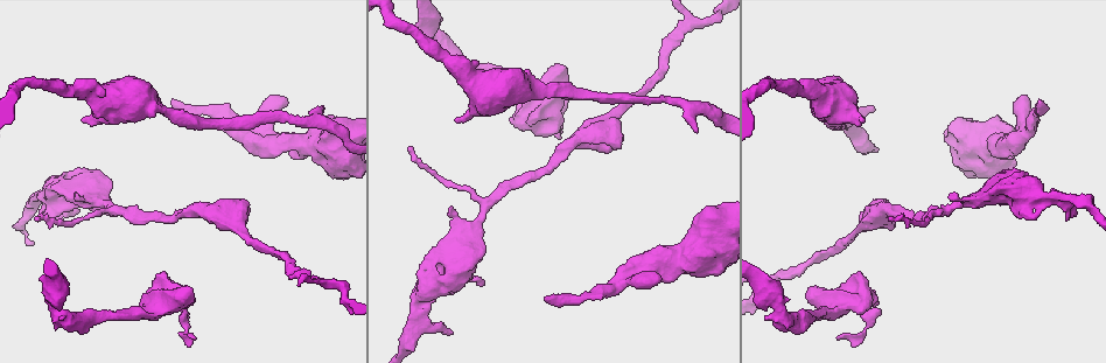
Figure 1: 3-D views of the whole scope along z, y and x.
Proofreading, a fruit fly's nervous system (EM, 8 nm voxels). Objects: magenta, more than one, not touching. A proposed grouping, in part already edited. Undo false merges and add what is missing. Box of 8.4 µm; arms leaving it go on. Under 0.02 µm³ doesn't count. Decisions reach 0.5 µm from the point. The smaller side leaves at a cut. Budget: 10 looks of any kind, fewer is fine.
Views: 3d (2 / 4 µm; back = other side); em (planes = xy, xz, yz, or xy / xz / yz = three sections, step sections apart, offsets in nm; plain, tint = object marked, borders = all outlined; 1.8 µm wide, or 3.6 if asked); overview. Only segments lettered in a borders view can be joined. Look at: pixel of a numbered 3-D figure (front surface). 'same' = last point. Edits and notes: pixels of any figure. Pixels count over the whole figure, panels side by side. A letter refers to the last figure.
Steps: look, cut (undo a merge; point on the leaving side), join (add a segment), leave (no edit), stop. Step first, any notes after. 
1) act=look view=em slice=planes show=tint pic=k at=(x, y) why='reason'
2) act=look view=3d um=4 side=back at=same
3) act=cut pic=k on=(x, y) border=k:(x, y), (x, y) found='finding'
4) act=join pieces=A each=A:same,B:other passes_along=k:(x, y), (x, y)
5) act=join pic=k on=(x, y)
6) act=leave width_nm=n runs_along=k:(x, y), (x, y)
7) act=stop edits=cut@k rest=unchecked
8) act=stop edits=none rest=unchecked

act=look view=em um=3.6 slice=planes show=borders pic=1 at=(1044, 104) why='an open end'

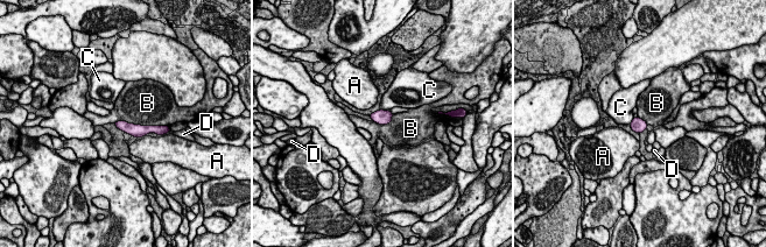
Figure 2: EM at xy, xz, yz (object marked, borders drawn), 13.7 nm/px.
act=leave width_nm=160 each=A:other,B:other,C:other,D:other runs_along=2:(119, 124), (132, 129), (154, 129) found='none of them fits'

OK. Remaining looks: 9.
act=look view=3d um=4 pic=1 at=(228, 214) why='branch point'

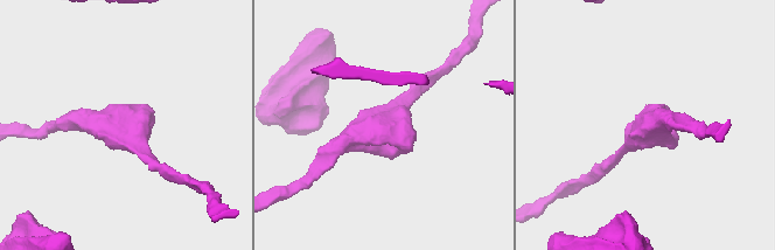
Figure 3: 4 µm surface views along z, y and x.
act=look view=em slice=planes show=tint pic=3 at=(642, 128)

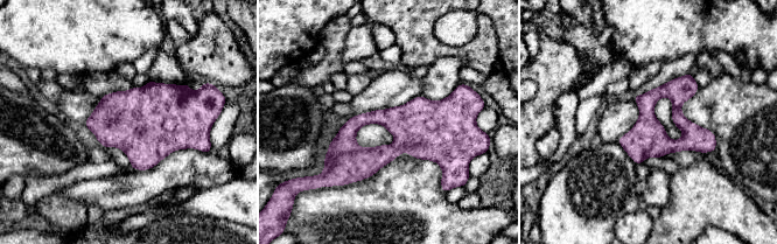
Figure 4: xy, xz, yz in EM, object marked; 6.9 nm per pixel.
act=look view=em slice=planes show=borders at=same why='see the neighbours'

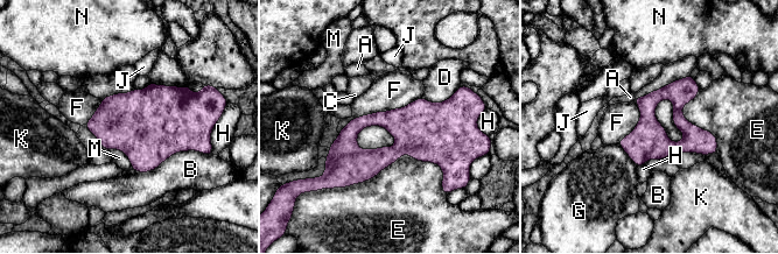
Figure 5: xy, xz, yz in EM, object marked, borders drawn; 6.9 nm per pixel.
act=leave width_nm=260 each=A:other,B:other,C:other,D:other,E:other,F:other,G:other,H:other,J:other,K:other,M:other,N:other border=5:(420, 97), (352, 118), (338, 132) found='continuous, no second neuron'

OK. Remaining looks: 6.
act=look view=em slice=planes show=borders pic=1 at=(114, 121) why='branch stops here'

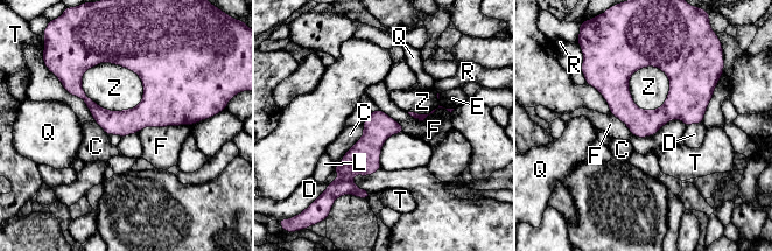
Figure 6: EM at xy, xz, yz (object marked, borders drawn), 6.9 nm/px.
act=leave longest_contact=Z:460nm each=C:other,D:other,E:other,F:other,L:other,Q:other,R:other,T:other,Z:other runs_along=6:(380, 113), (349, 168), (359, 194) found='no lettered segment goes on from it'

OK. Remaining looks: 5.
act=look view=em slice=planes show=borders pic=1 at=(982, 174) why='thick end'

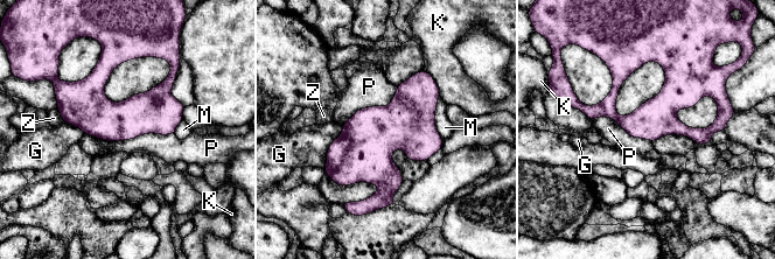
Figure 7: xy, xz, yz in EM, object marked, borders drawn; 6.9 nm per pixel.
act=leave each=G:other,K:other,M:other,P:other,Z:other border=7:(84, 133), (106, 140), (174, 134) found='none of them fits'

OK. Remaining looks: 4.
act=stop edits=none rest=unchecked

